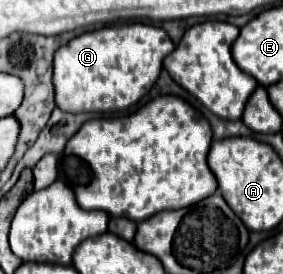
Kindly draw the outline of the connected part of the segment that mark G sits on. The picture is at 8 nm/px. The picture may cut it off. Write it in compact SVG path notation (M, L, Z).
M150 24L106 26L72 38L54 56L56 104L64 112L116 112L136 104L158 80L162 60L174 50L170 36Z

